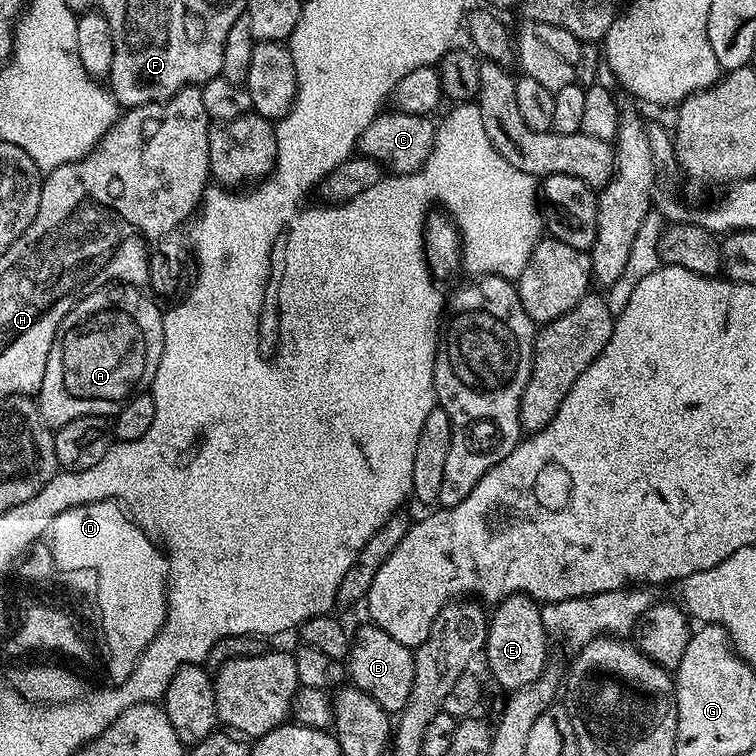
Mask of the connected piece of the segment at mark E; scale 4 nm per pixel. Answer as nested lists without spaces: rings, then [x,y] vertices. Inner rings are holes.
[[[523,594],[502,600],[491,609],[488,637],[484,643],[482,656],[483,659],[488,659],[488,668],[492,671],[492,676],[496,679],[498,687],[505,688],[505,693],[511,694],[518,691],[522,686],[530,686],[530,682],[537,680],[546,670],[547,664],[544,663],[548,660],[550,637],[544,631],[540,610],[541,605],[537,601],[530,600]]]

